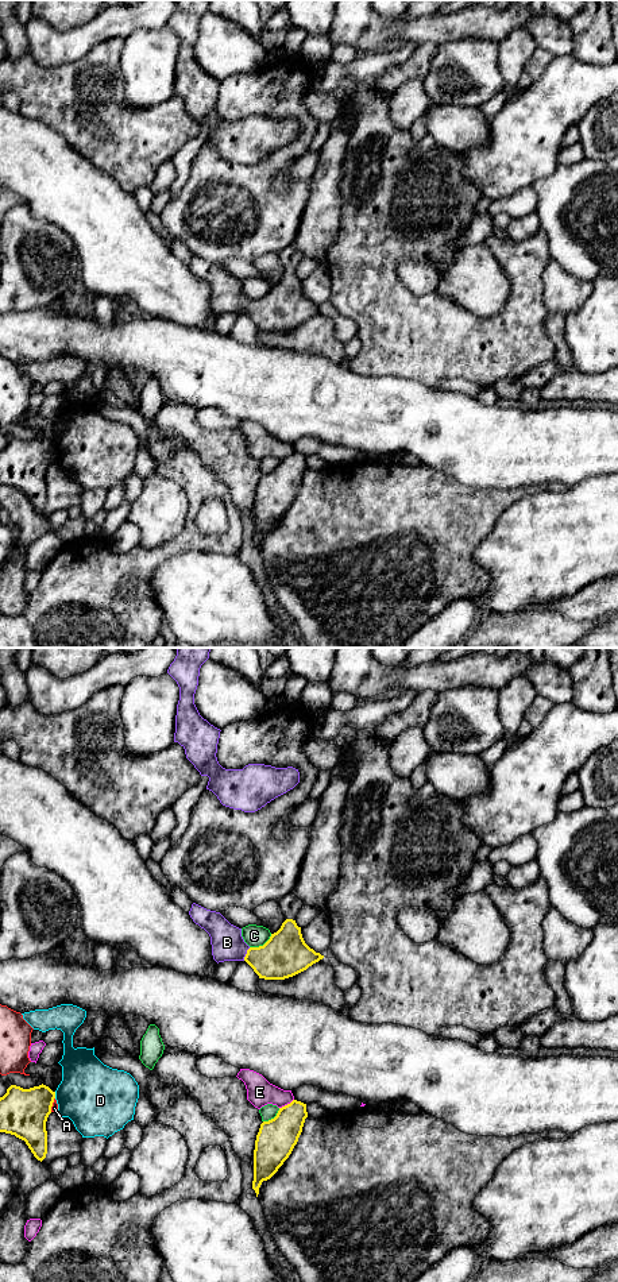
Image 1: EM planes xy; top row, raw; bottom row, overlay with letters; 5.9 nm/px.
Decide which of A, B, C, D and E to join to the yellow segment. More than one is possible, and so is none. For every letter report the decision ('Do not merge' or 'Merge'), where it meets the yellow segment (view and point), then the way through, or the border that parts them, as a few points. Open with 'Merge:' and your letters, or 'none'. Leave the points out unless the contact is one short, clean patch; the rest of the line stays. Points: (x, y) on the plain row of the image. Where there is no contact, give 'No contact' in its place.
Merge: B
A: Do not merge. Touches yellow at xy (51, 456)
B: Merge. Touches yellow at xy (246, 307). Path across: xy (285, 307), (246, 307), (227, 294)
C: Do not merge. Touches yellow at xy (261, 298)
D: Do not merge. Touches yellow at xy (54, 447)
E: Do not merge. Touches yellow at xy (288, 456)

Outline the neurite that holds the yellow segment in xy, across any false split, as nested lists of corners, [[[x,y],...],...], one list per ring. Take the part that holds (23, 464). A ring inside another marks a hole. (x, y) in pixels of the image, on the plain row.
[[[43,436],[30,441],[11,437],[0,449],[0,484],[24,493],[40,514],[47,506],[46,474],[54,451],[55,444]]]

